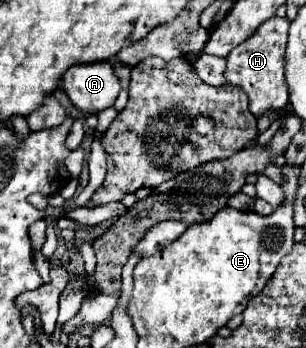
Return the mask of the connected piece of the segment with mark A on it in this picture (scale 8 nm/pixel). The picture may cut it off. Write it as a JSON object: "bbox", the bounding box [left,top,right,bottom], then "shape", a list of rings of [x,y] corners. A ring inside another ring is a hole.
{"bbox":[63,60,121,114],"shape":[[[103,60],[69,68],[63,74],[63,90],[77,110],[89,114],[113,106],[121,90],[121,82],[115,76],[111,62]]]}

